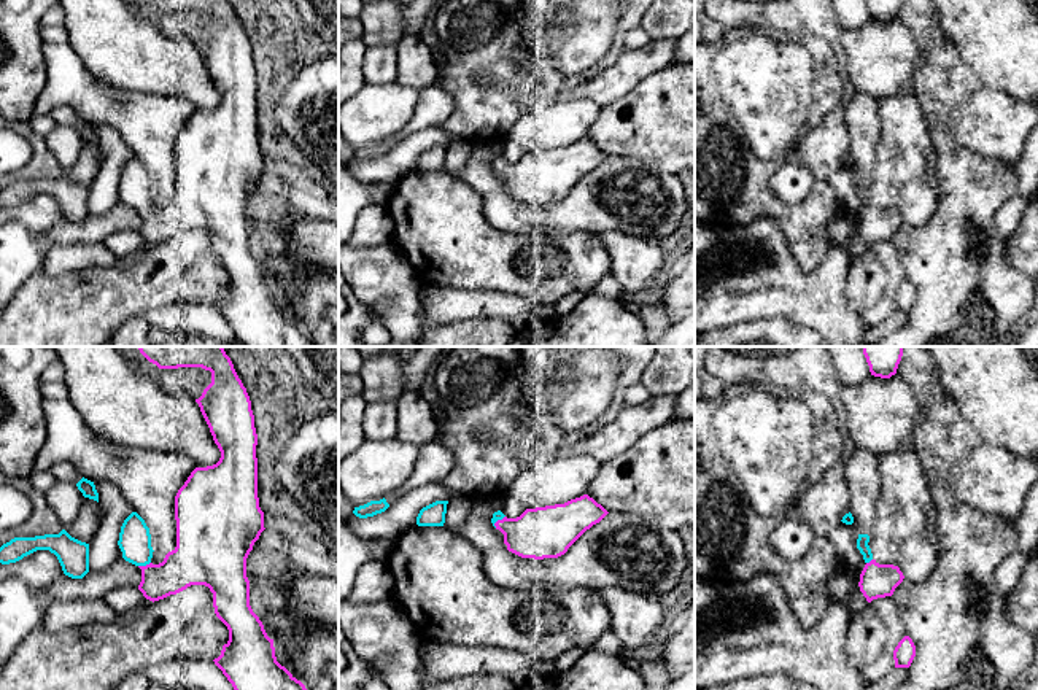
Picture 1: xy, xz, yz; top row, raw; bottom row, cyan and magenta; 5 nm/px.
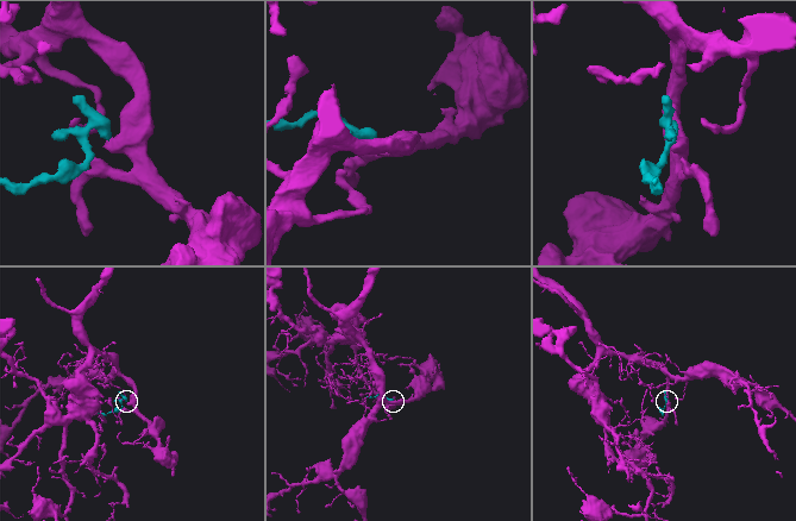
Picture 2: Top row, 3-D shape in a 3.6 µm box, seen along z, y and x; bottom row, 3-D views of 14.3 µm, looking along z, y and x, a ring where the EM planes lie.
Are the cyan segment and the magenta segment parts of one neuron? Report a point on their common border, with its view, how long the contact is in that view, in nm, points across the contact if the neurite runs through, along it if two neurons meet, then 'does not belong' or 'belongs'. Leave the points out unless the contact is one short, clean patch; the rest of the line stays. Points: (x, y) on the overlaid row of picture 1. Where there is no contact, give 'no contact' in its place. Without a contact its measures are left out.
meets cyan in xy at (143, 565); contact 70 nm long; runs through xy (134, 541), (143, 565), (180, 569), (193, 562); belongs

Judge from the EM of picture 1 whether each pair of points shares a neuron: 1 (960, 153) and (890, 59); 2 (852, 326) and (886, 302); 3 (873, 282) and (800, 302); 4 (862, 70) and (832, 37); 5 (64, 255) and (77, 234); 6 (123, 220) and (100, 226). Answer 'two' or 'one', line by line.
1: two
2: two
3: two
4: two
5: two
6: one

